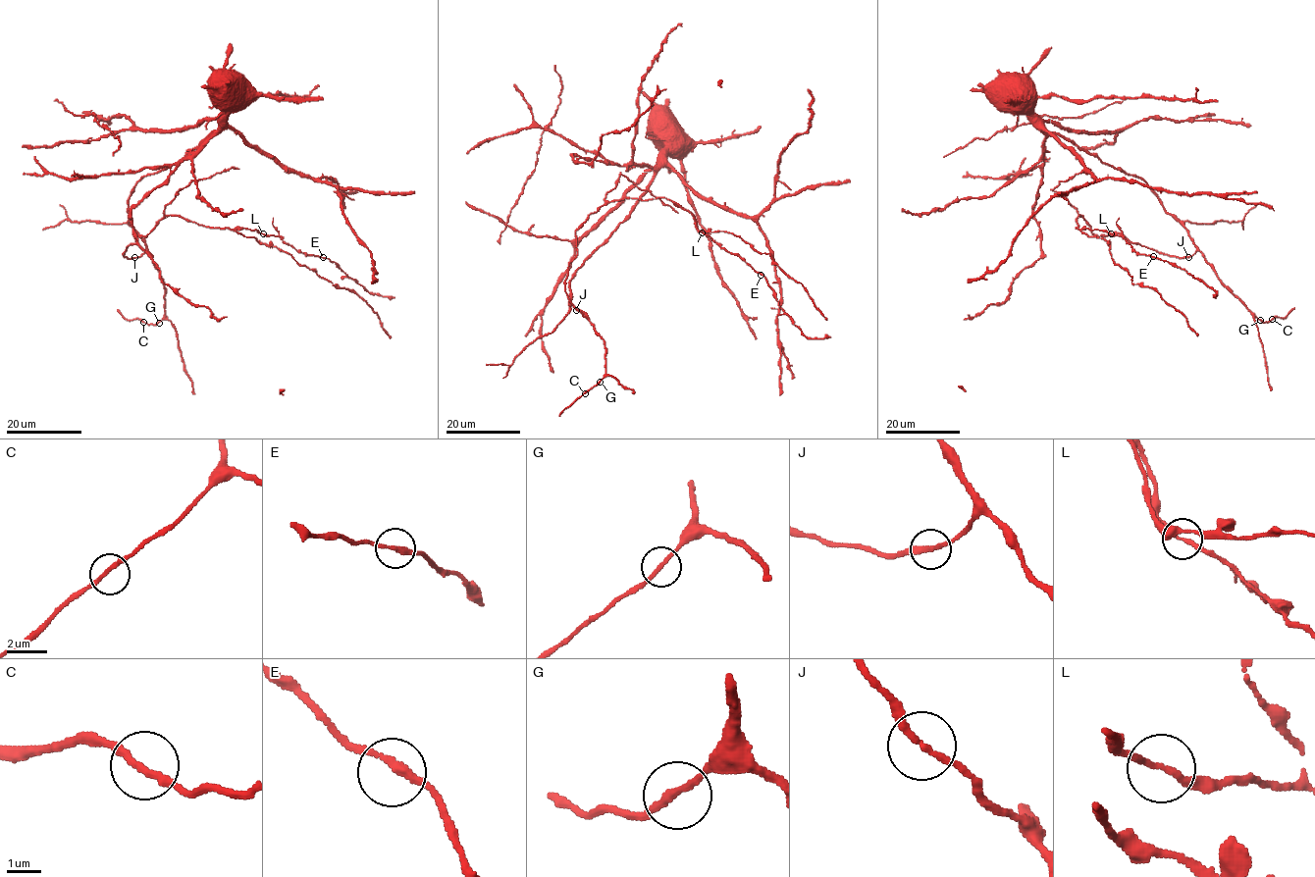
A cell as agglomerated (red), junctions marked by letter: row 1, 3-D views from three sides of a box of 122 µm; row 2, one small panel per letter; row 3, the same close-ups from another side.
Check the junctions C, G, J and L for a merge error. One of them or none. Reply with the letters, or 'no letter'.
no letter

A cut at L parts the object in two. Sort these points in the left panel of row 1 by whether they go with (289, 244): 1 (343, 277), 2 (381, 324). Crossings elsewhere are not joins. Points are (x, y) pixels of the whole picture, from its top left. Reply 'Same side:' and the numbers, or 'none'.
Same side: 1

